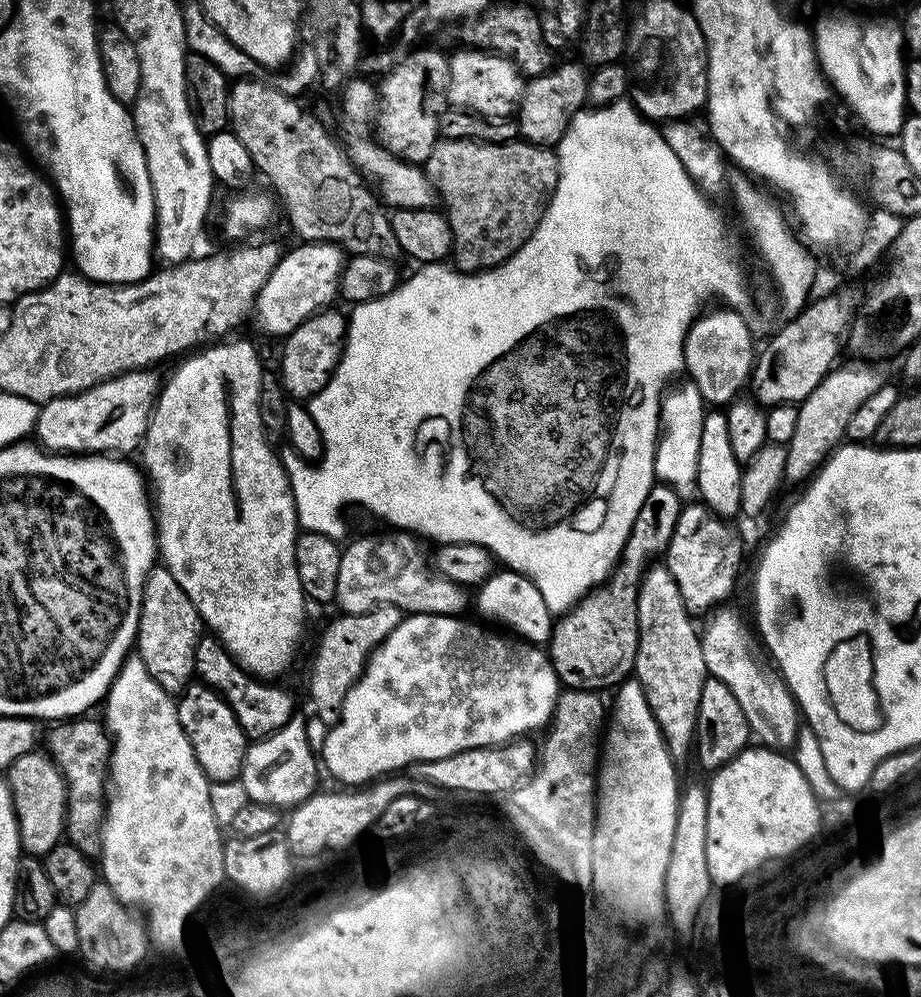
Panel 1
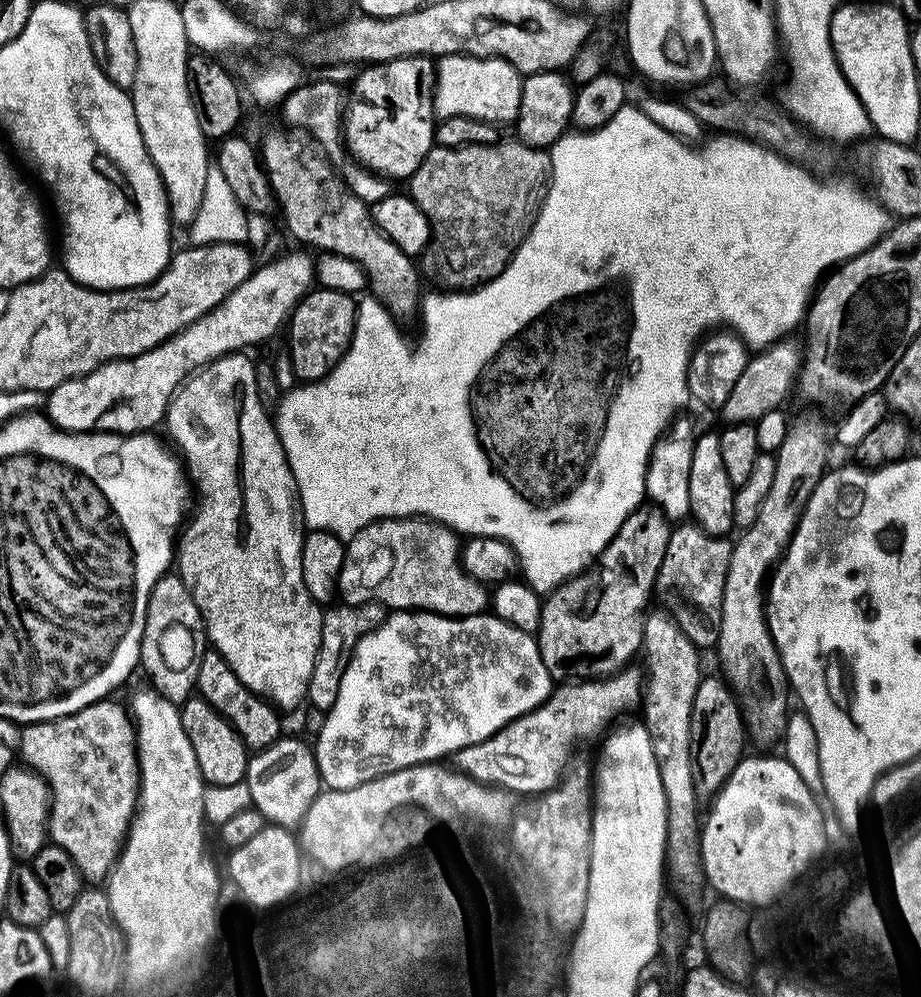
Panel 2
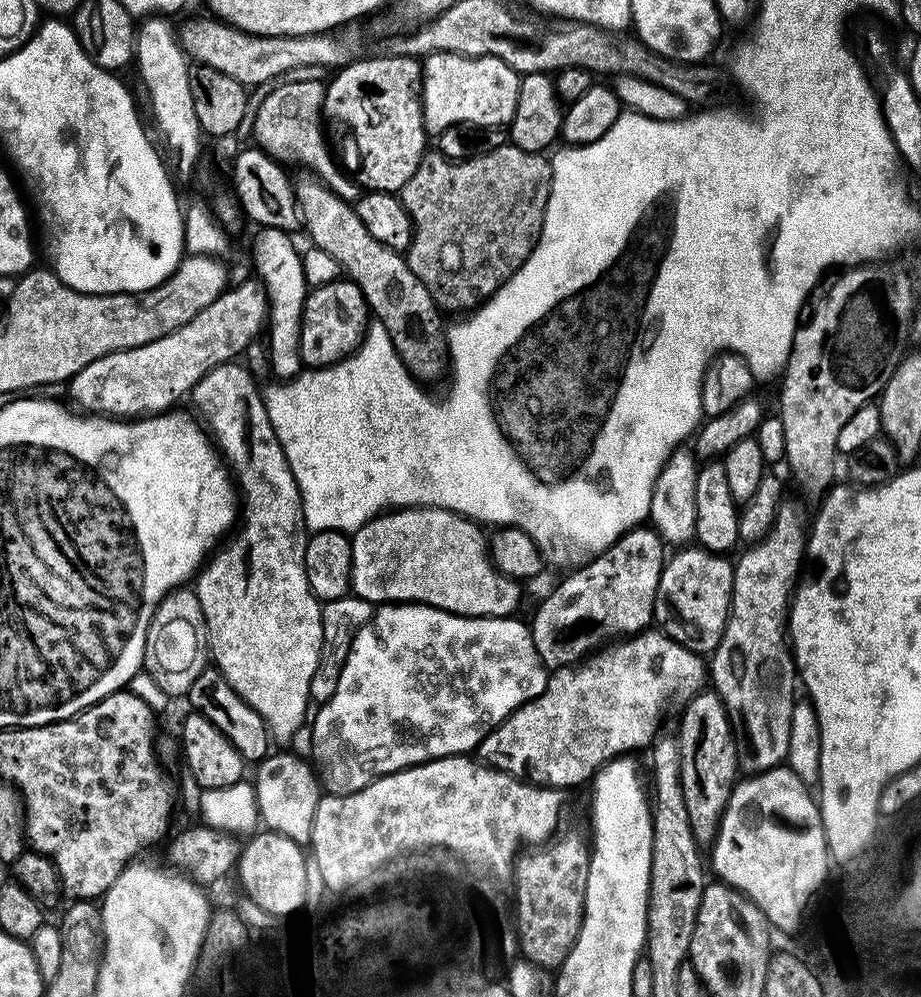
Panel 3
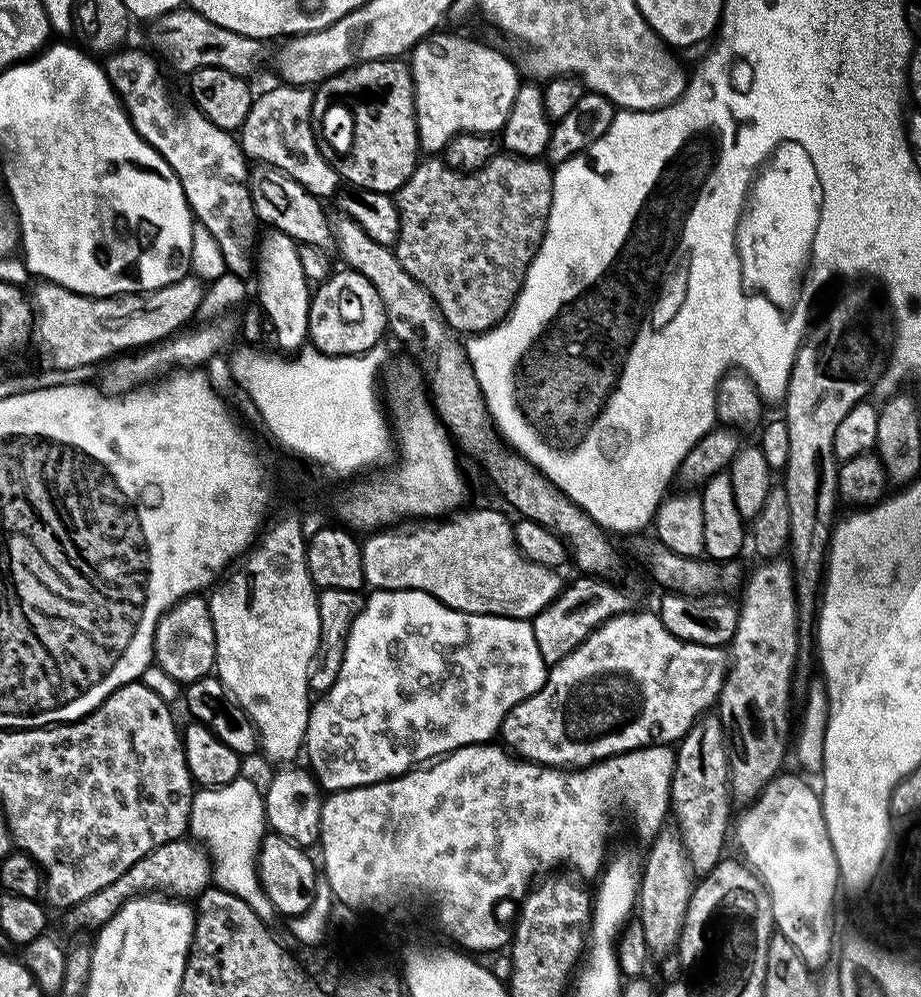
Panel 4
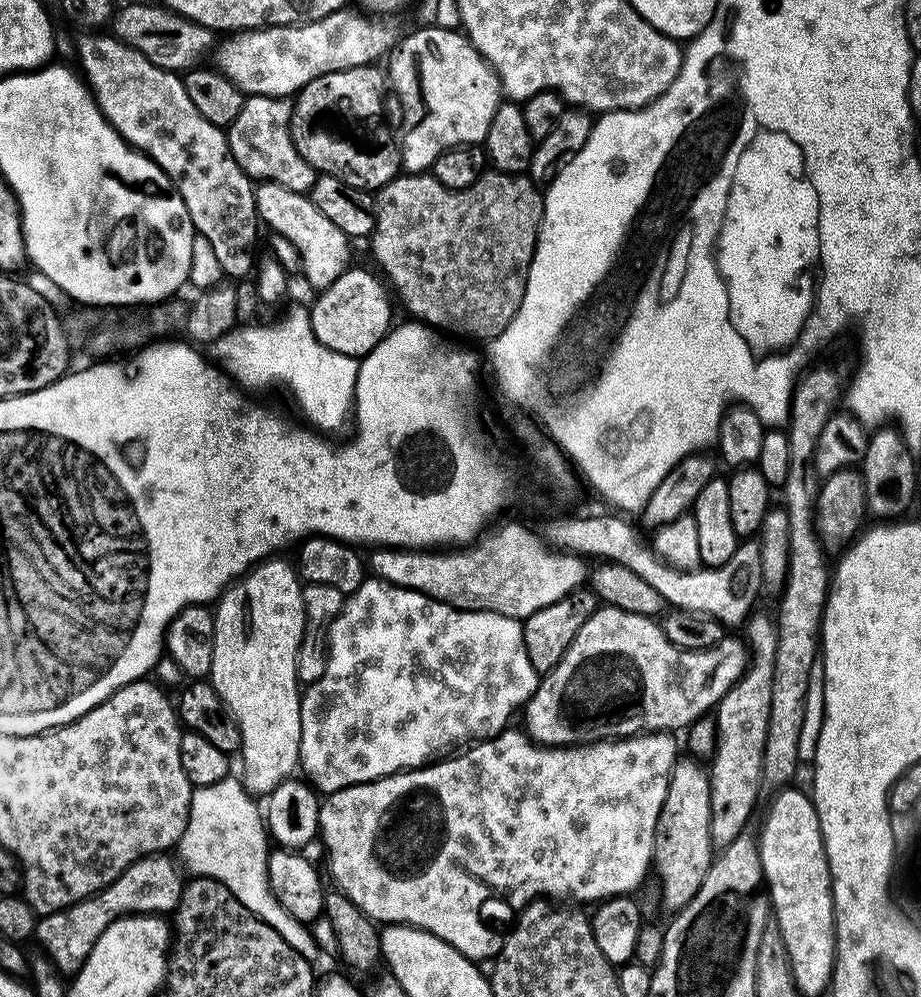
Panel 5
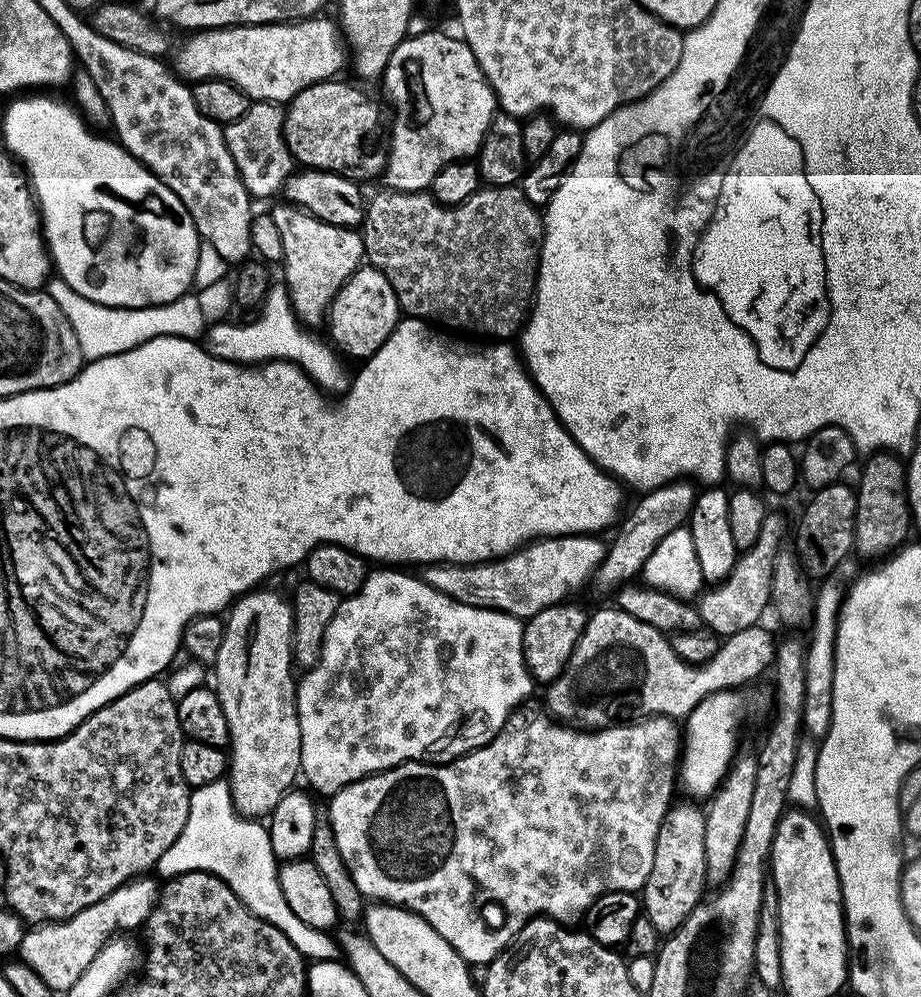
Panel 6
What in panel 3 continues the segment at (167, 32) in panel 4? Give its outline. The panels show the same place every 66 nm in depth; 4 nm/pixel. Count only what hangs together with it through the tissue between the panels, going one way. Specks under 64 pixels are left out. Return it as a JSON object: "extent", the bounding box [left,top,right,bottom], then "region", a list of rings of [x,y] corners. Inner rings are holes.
{"extent":[178,18,306,88],"region":[[[198,18],[186,21],[178,28],[182,51],[197,64],[212,66],[222,74],[230,75],[239,84],[254,88],[258,84],[275,81],[280,74],[290,70],[304,70],[306,48],[304,36],[256,36],[225,24],[216,18]]]}

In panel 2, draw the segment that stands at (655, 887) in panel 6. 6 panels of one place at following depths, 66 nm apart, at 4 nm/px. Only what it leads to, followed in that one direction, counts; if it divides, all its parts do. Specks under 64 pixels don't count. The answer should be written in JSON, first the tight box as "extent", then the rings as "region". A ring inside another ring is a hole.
{"extent":[690,675,746,798],"region":[[[705,675],[701,679],[692,703],[692,721],[690,722],[692,778],[697,797],[700,798],[715,797],[745,755],[746,725],[742,719],[739,703],[727,683],[719,675],[716,676]]]}

